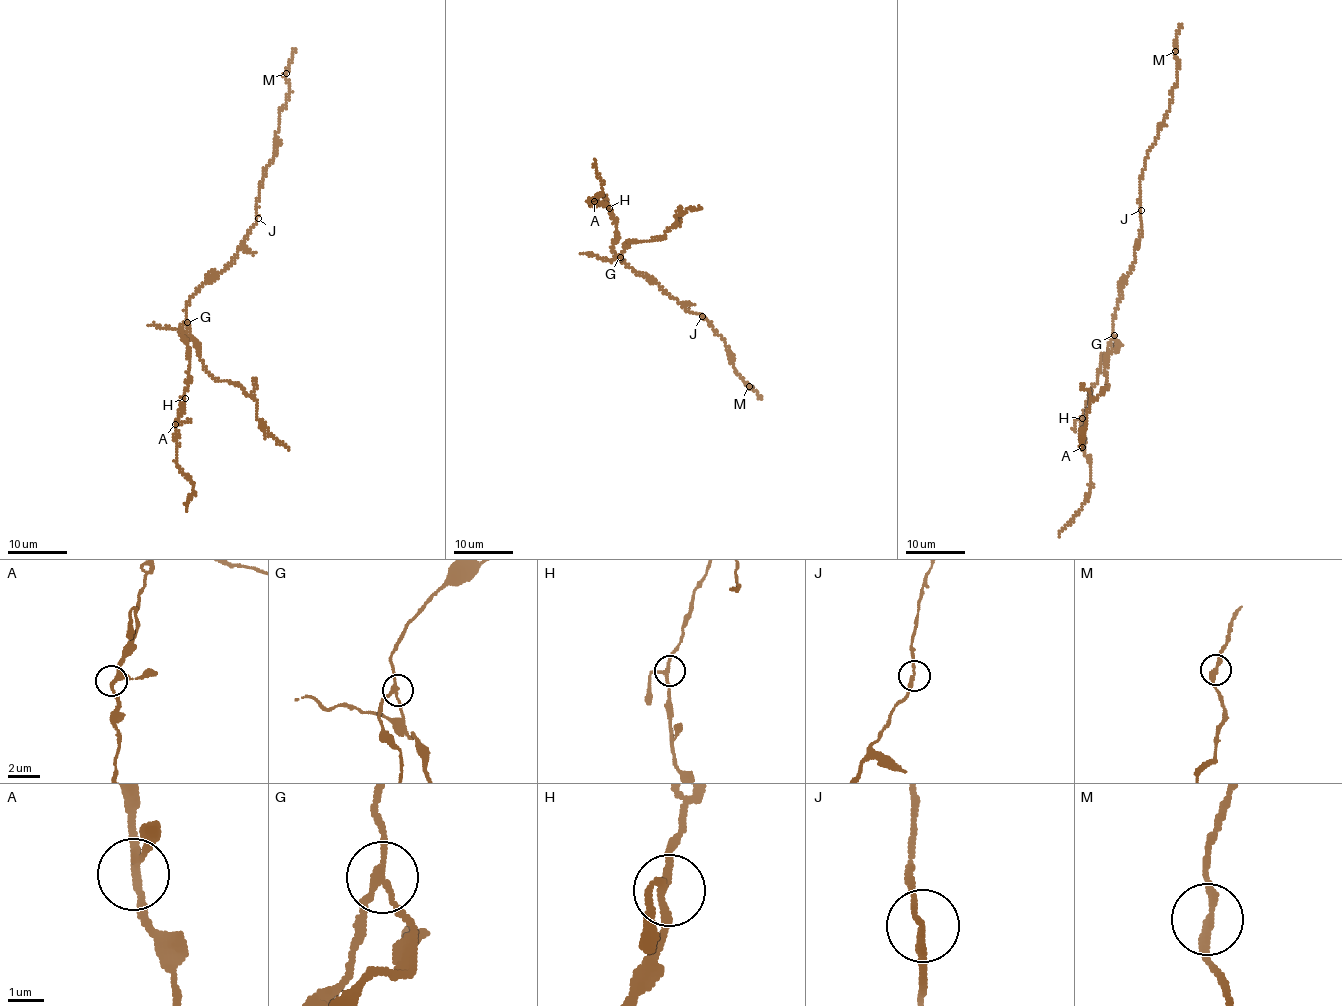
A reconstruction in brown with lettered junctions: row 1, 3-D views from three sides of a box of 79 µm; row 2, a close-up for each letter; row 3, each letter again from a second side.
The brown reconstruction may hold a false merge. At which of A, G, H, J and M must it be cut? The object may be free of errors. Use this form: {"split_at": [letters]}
{"split_at": ["G"]}

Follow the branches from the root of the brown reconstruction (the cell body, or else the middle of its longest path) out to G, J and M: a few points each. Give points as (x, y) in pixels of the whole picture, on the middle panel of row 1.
G: (648, 276), (638, 274), (619, 256)
J: (648, 276), (686, 310), (701, 316)
M: (648, 276), (686, 310), (706, 319), (726, 346), (734, 372), (749, 386)

